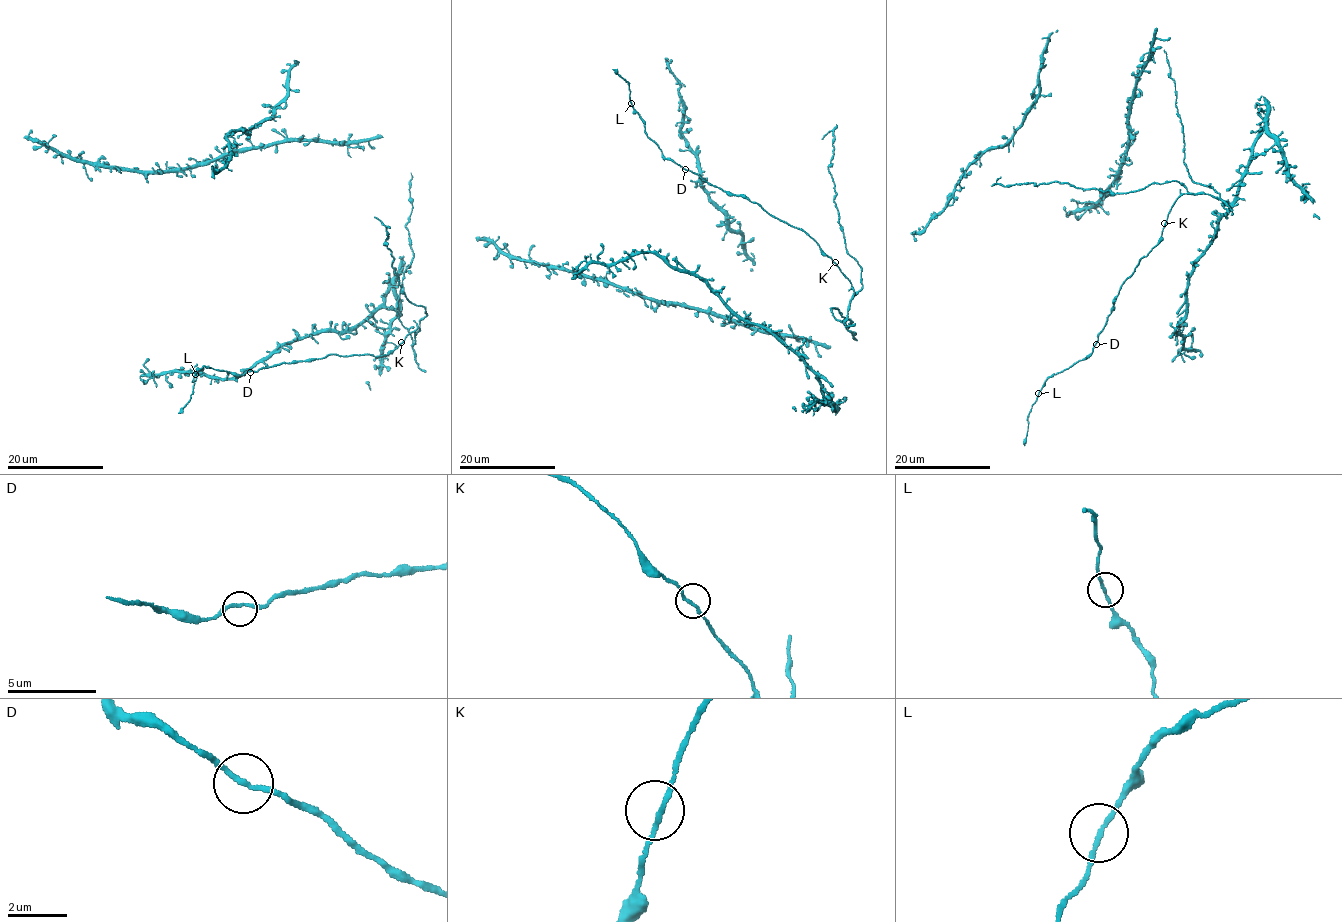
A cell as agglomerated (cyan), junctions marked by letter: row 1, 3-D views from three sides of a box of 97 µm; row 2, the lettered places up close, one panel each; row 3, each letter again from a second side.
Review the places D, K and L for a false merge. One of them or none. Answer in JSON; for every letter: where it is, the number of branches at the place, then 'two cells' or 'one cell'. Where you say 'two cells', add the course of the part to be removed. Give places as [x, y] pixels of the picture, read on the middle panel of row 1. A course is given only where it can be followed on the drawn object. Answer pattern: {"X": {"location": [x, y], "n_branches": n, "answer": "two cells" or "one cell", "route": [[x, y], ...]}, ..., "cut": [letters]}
{"D": {"location": [685, 169], "n_branches": 2, "answer": "one cell"}, "K": {"location": [835, 262], "n_branches": 2, "answer": "one cell"}, "L": {"location": [631, 103], "n_branches": 2, "answer": "one cell"}, "cut": []}

